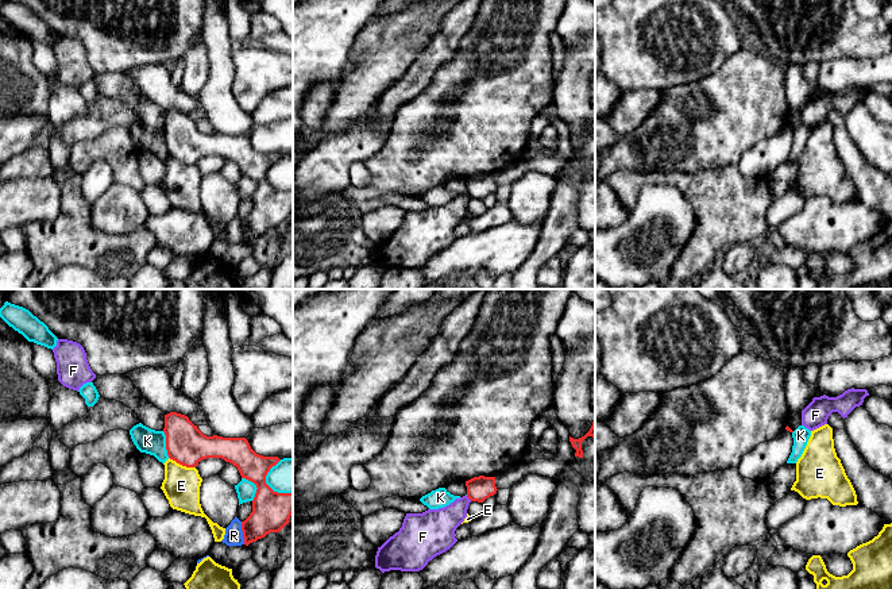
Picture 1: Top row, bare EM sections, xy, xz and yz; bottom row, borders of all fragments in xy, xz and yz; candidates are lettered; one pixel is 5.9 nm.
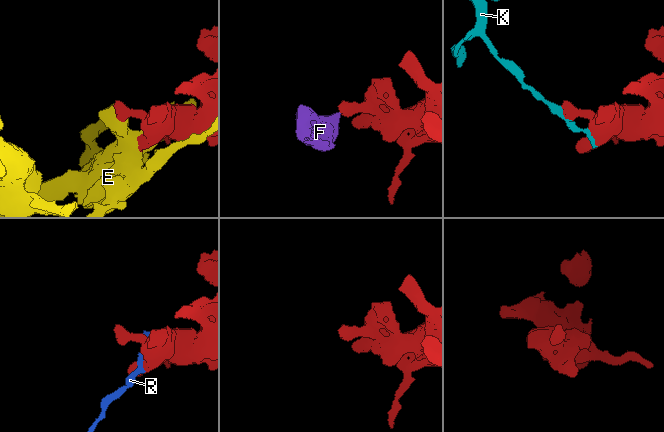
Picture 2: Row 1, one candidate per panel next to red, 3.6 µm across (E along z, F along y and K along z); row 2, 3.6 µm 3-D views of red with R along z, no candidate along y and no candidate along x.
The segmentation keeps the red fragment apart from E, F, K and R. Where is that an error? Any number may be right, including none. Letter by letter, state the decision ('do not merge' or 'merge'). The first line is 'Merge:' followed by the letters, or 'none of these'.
Merge: none of these
E: do not merge
F: do not merge
K: do not merge
R: do not merge

